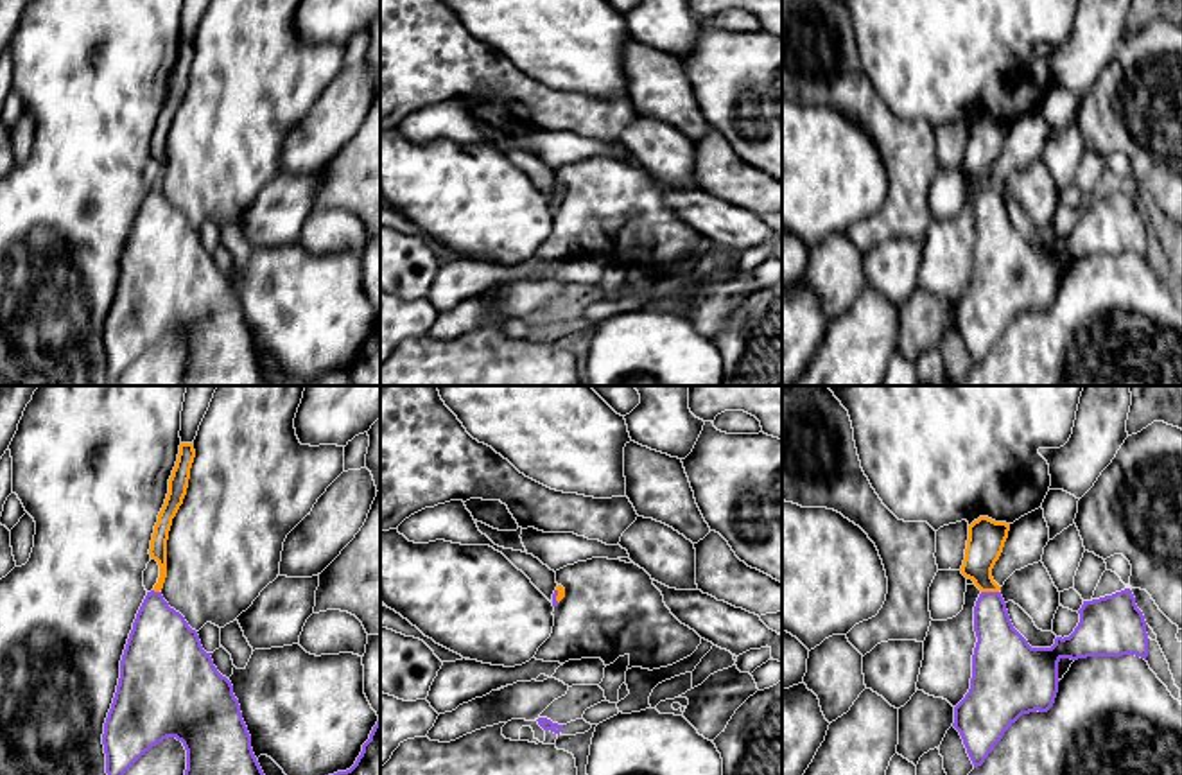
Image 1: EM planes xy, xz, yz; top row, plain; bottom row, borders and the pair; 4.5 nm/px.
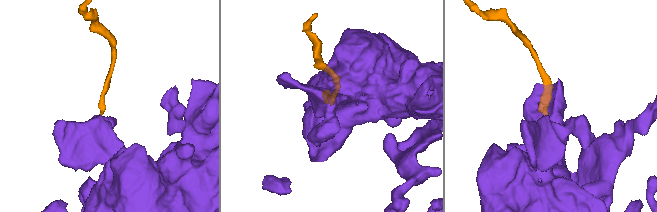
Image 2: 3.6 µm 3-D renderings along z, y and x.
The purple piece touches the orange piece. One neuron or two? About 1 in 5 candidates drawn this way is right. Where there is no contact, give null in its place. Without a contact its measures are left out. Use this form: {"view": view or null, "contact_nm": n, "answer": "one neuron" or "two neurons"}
{"view": "yz", "contact_nm": 80, "answer": "two neurons"}

